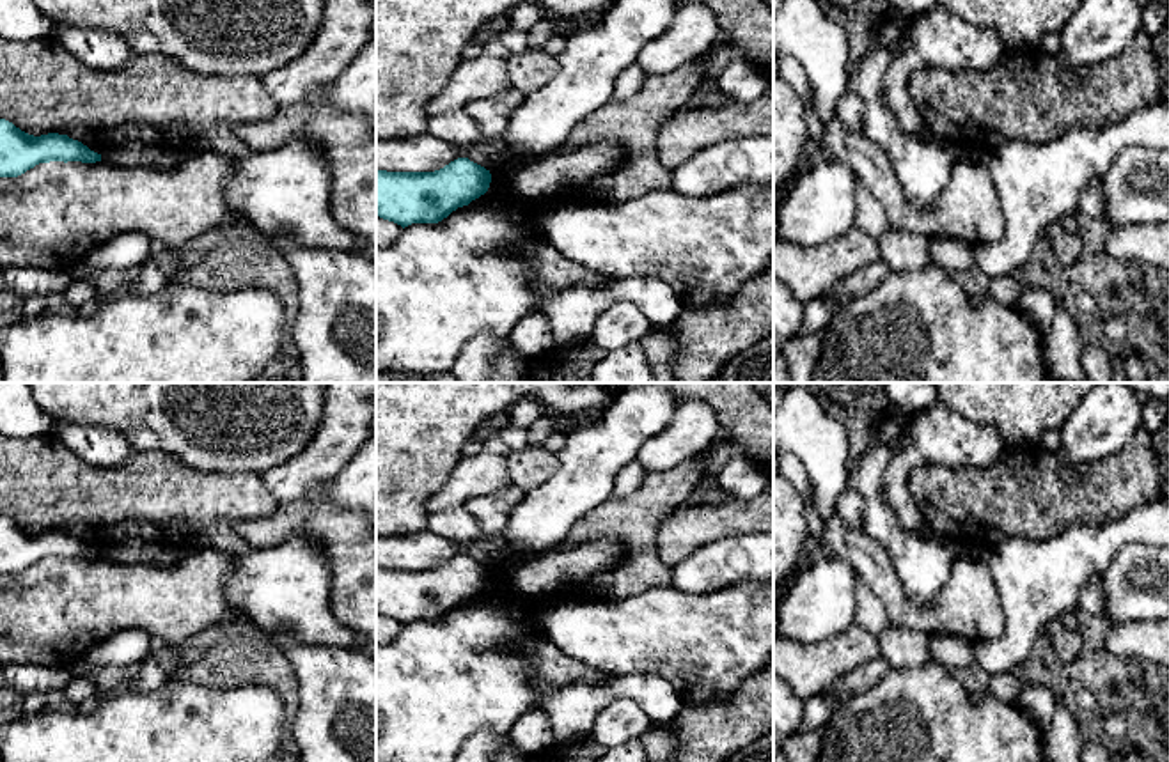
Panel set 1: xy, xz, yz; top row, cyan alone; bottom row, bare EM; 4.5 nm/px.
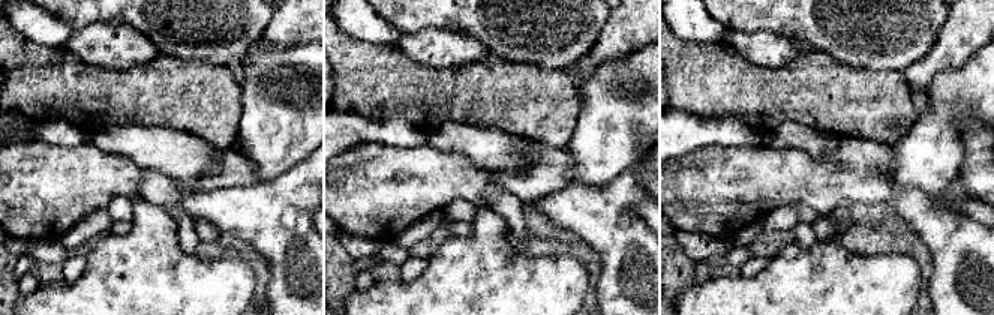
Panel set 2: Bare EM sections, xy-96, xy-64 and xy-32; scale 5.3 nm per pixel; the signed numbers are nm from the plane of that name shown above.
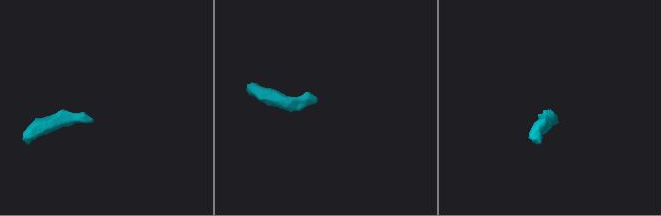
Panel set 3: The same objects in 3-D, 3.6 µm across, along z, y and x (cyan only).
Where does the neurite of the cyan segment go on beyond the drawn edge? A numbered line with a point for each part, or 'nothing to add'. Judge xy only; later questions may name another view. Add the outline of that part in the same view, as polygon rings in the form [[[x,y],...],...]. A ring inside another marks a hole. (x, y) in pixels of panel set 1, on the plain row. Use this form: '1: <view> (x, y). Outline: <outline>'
1: xy (133, 550). Outline: [[[128,537],[121,544],[101,551],[101,558],[115,564],[154,564],[161,567],[174,565],[183,556],[184,553],[177,549],[144,540],[140,537]]]

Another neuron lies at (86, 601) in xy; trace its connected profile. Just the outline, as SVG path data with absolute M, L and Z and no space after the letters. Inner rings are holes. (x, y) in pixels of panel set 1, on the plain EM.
M202 548L169 567L50 558L18 574L0 574L0 665L71 668L92 645L119 631L144 631L170 647L186 649L192 636L211 626L248 624L225 595L232 565L231 555Z

